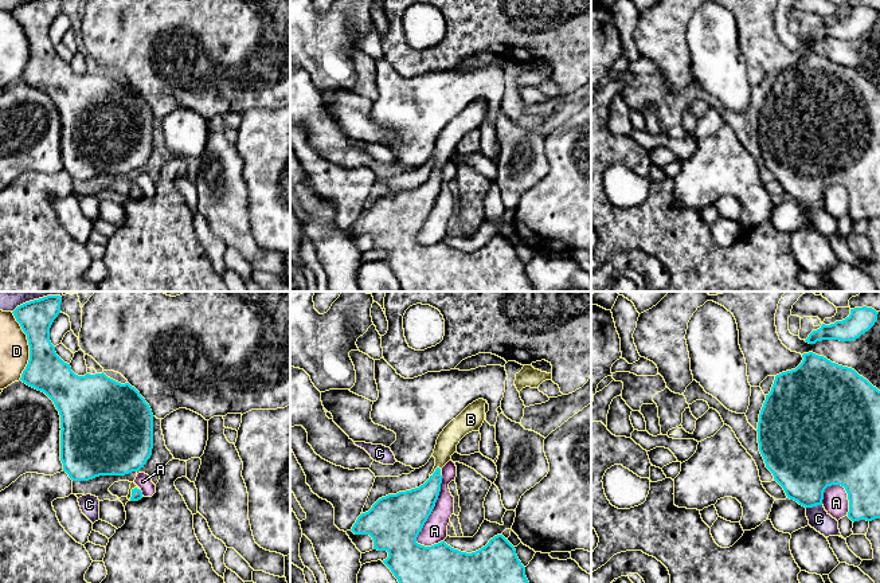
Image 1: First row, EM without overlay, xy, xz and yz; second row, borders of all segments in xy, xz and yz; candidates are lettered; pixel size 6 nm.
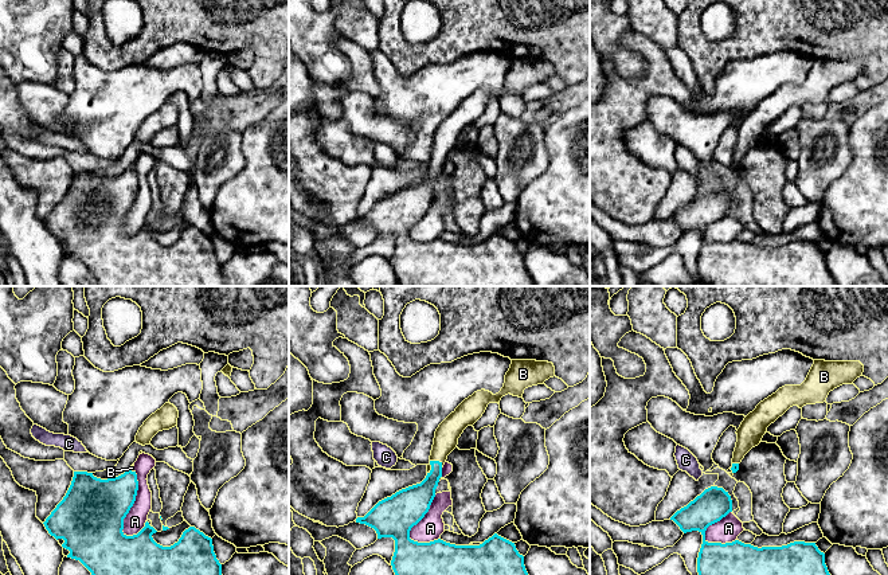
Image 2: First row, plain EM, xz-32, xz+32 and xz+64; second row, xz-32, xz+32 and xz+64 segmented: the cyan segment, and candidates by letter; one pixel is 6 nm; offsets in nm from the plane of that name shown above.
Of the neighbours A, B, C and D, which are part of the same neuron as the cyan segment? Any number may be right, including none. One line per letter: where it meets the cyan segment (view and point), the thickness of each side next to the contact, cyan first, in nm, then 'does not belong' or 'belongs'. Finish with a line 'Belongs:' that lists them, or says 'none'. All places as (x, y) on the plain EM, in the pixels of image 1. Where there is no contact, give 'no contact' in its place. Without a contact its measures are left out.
A: contact xz (430, 212); calibres 320 and 150 nm; does not belong
B: contact xz (435, 169); calibres 200 and 130 nm; belongs
C: contact yz (813, 204); calibres 380 and 130 nm; does not belong
D: contact xy (28, 43); calibres 240 and 180 nm; does not belong
Belongs: B

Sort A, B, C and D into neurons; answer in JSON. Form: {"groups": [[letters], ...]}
{"groups": [["A"], ["B"], ["C"], ["D"]]}

